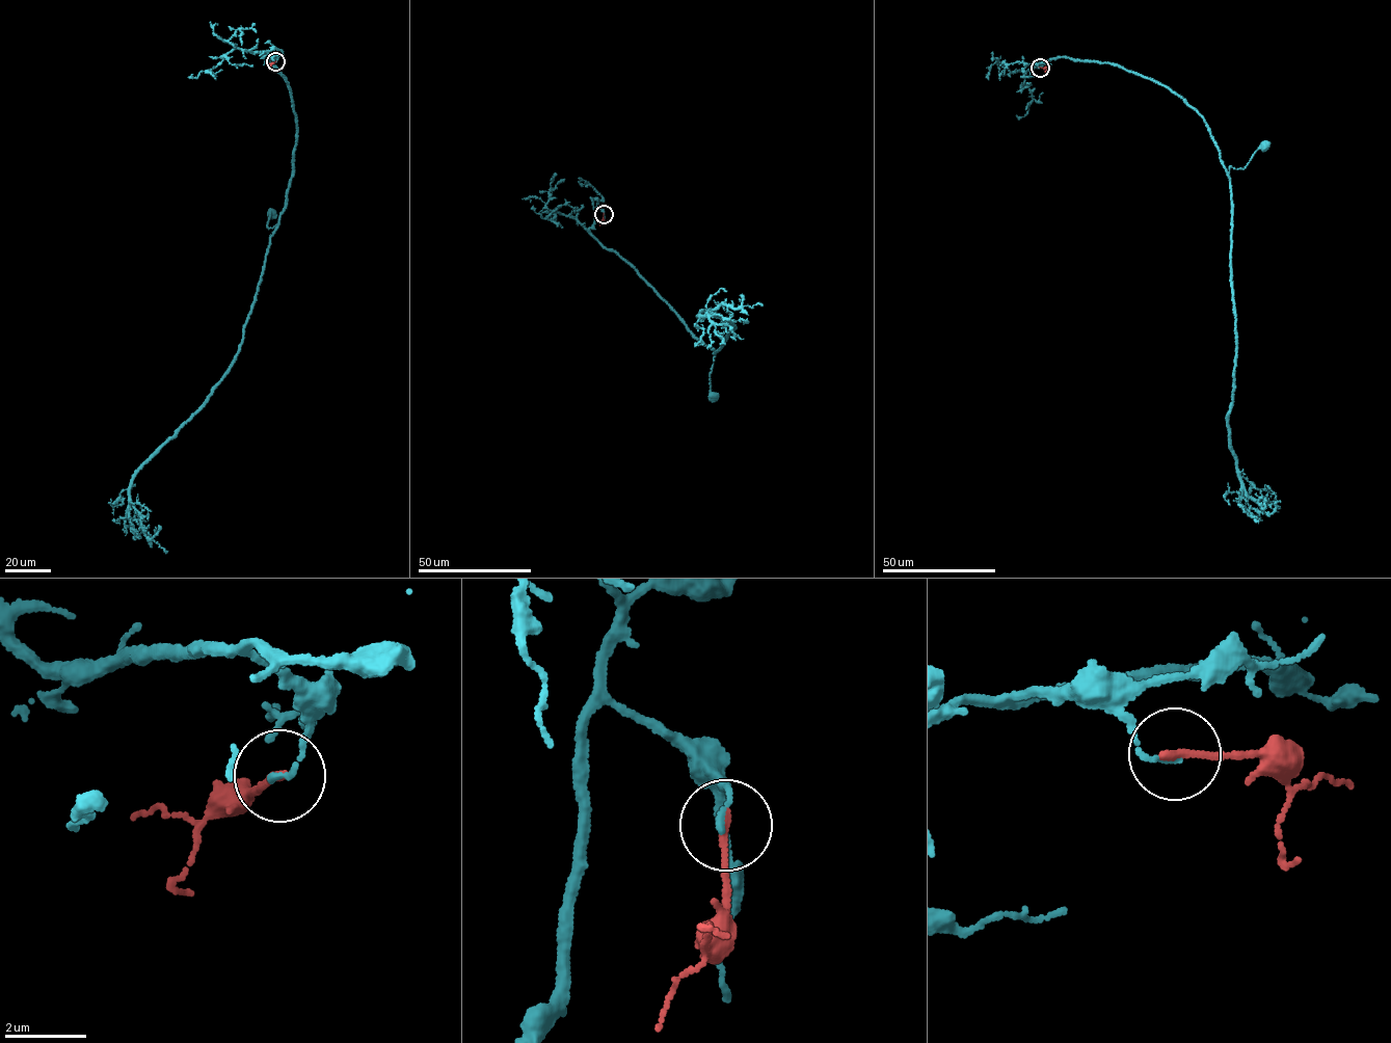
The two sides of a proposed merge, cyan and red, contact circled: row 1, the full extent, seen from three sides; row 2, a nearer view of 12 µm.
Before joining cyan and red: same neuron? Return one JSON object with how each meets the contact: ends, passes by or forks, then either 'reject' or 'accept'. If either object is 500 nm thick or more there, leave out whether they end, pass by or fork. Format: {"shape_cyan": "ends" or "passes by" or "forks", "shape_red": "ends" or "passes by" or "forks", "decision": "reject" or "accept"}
{"shape_cyan": "ends", "shape_red": "ends", "decision": "reject"}

